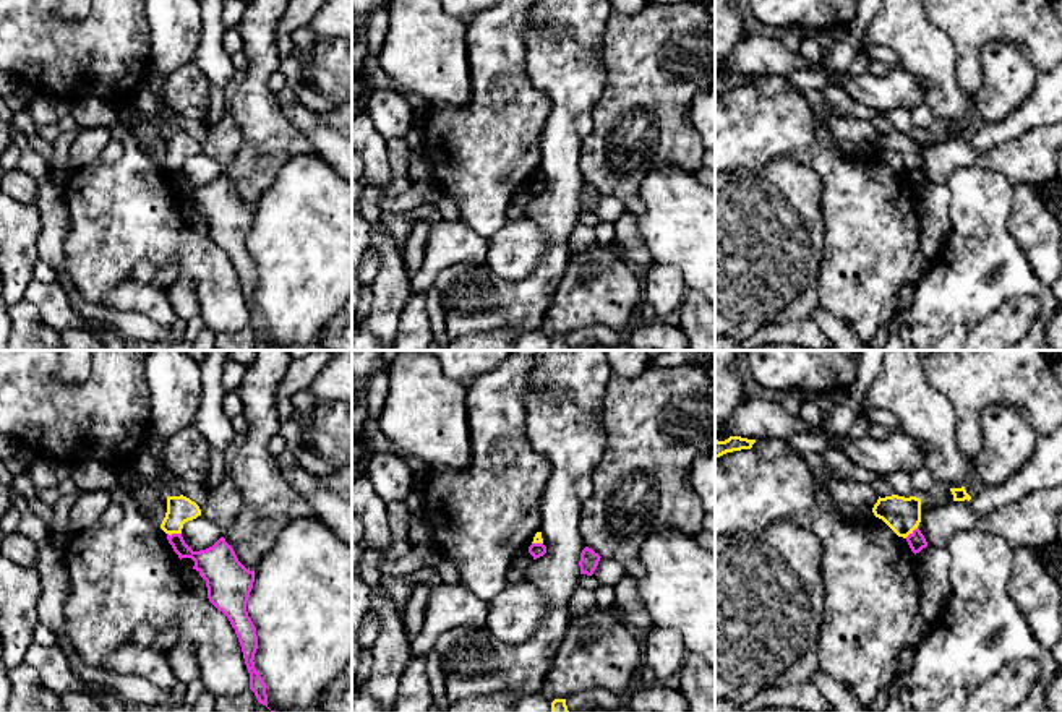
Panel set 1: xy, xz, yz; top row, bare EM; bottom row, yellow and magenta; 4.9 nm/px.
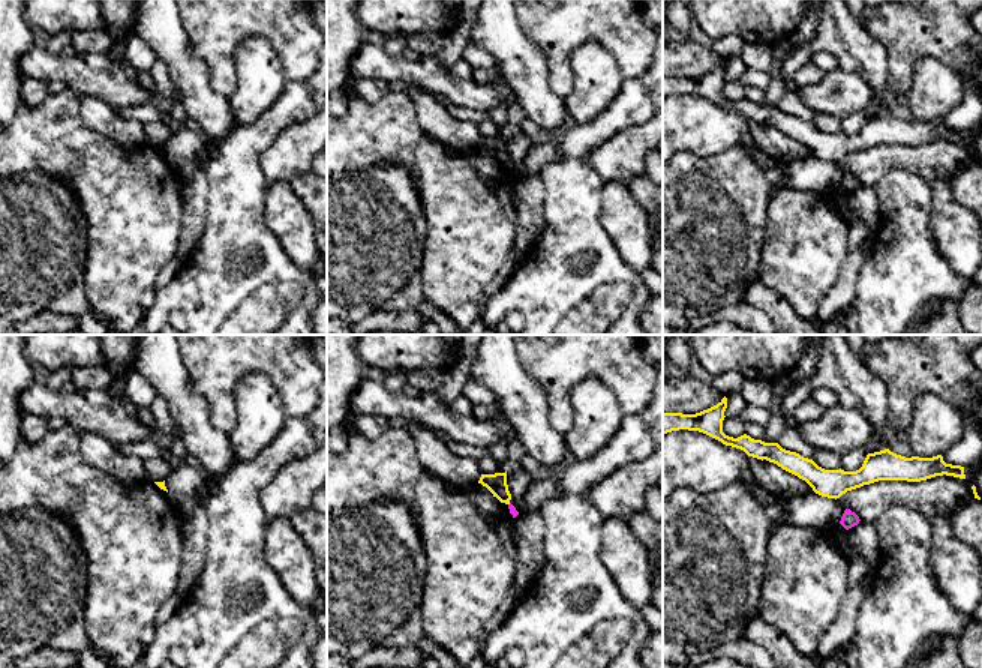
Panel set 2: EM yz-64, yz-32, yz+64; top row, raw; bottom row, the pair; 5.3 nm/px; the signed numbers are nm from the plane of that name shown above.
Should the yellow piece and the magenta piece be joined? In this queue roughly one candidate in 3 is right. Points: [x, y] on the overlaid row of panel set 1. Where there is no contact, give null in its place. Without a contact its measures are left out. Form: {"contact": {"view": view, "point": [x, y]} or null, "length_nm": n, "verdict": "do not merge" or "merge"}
{"contact": {"view": "xy", "point": [174, 532]}, "length_nm": 70, "verdict": "do not merge"}

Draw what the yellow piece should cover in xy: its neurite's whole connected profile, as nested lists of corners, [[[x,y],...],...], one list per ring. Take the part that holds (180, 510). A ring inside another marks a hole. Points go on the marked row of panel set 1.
[[[167,496],[167,513],[161,524],[161,529],[172,535],[182,534],[183,524],[201,516],[199,506],[190,498],[180,496]]]

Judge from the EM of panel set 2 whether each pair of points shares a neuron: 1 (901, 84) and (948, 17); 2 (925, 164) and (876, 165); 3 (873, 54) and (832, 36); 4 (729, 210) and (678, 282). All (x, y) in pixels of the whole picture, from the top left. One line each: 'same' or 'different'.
1: same
2: same
3: same
4: same

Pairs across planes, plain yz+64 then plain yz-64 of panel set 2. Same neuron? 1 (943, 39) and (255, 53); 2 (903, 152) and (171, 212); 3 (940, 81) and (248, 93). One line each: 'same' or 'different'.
1: different
2: different
3: same

